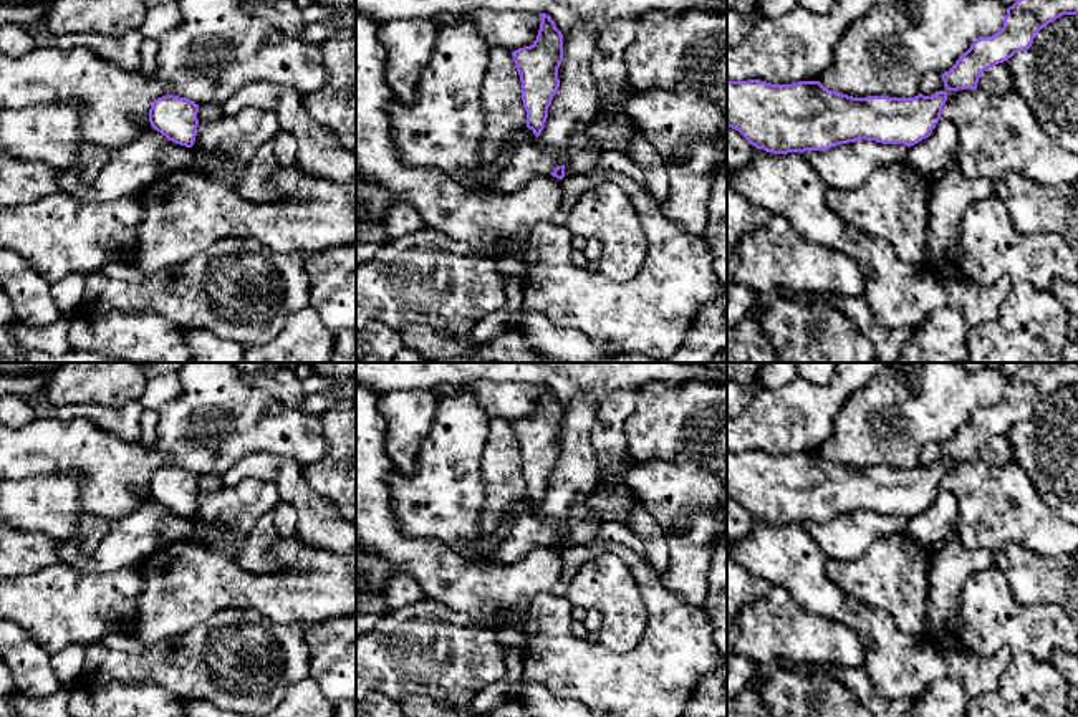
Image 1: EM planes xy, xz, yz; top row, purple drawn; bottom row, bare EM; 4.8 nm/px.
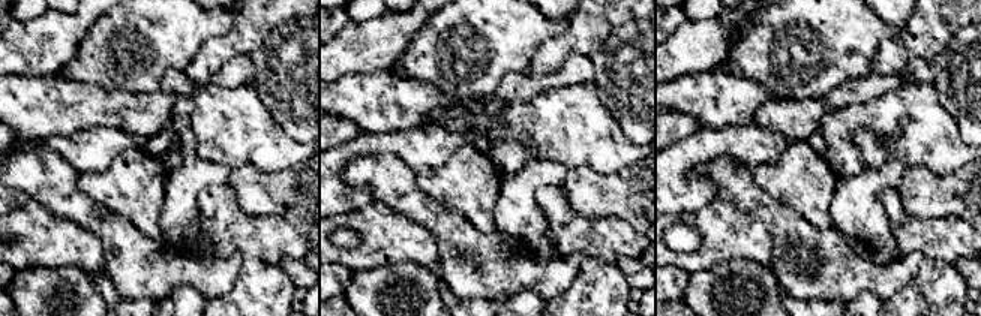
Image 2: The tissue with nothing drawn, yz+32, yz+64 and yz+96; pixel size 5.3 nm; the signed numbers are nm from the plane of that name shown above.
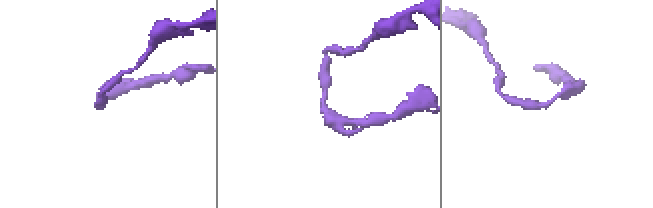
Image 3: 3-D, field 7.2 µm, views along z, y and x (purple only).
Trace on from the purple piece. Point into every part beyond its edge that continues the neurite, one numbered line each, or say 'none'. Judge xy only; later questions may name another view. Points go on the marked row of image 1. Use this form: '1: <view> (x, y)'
none

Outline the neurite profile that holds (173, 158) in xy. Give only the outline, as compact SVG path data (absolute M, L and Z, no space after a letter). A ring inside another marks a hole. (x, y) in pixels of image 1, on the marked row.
M169 141L157 154L159 176L192 167L192 147Z

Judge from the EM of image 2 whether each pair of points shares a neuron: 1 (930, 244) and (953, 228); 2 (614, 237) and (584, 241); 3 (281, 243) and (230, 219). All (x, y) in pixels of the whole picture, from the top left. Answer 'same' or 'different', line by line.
1: same
2: same
3: same

